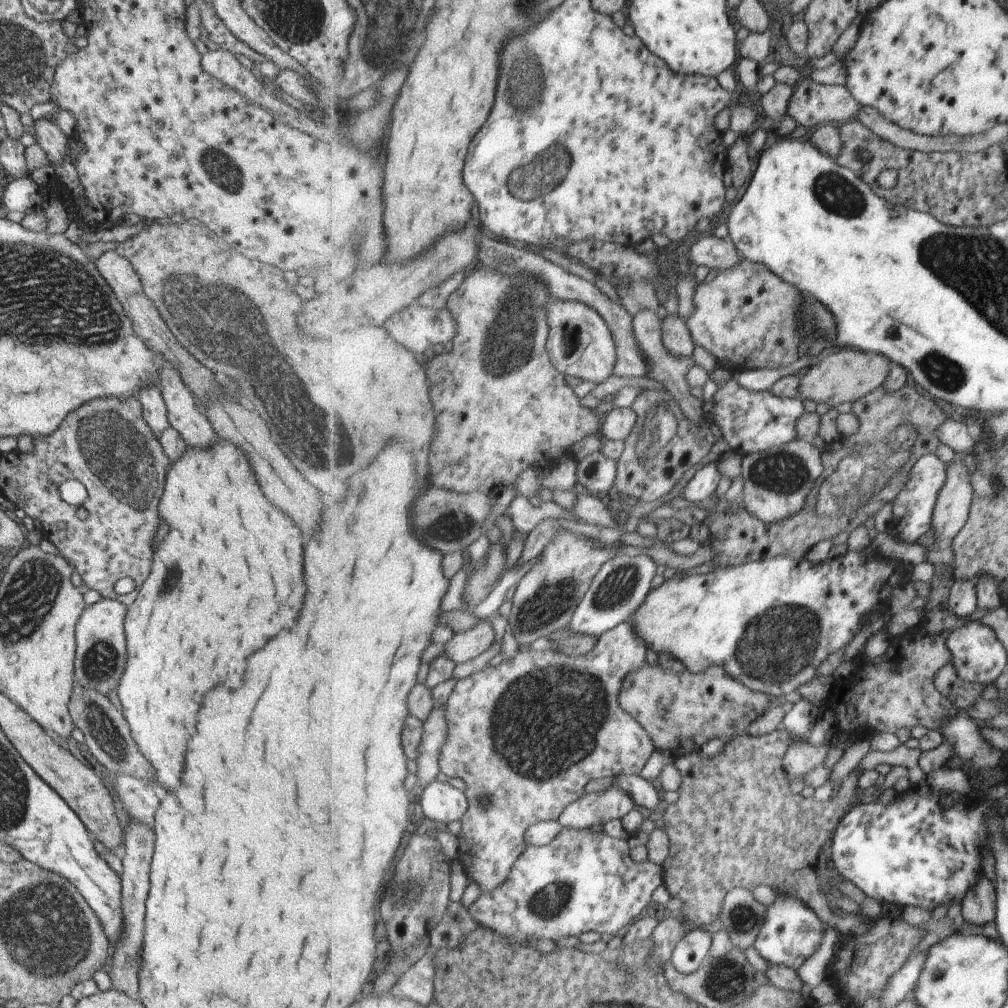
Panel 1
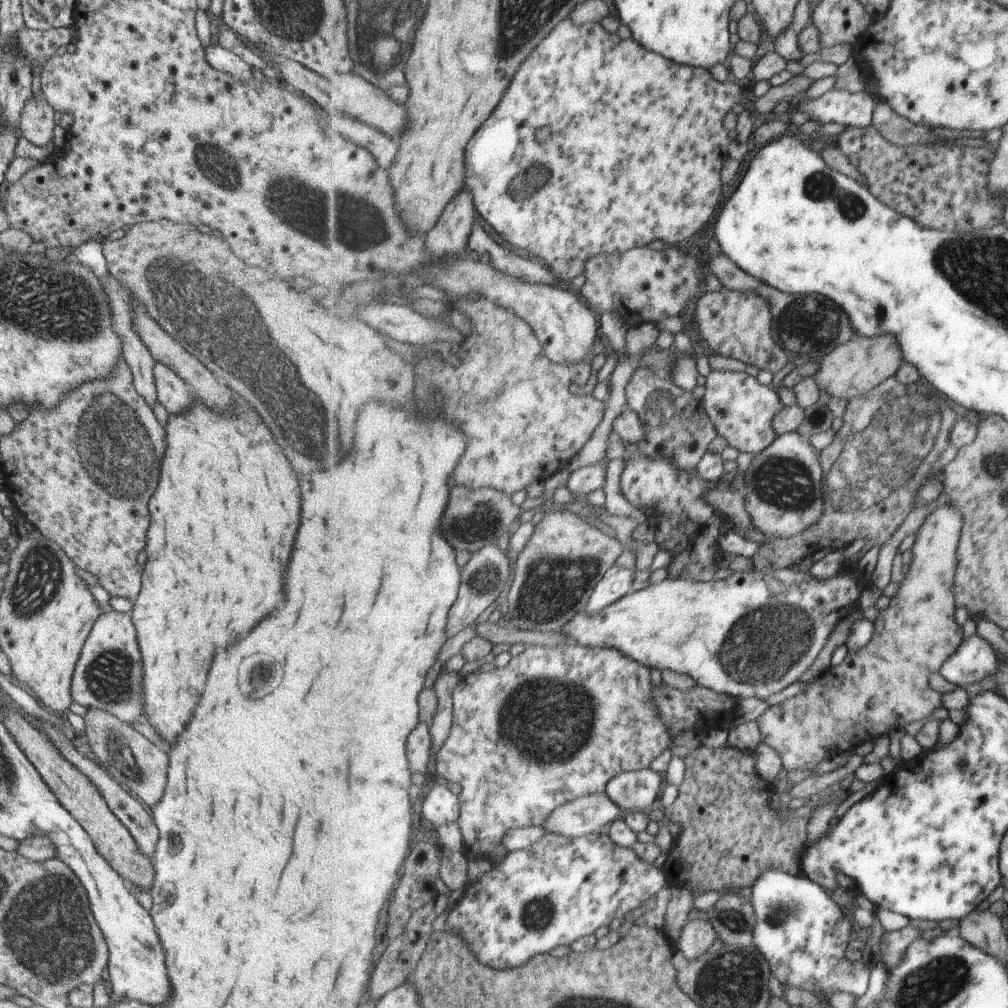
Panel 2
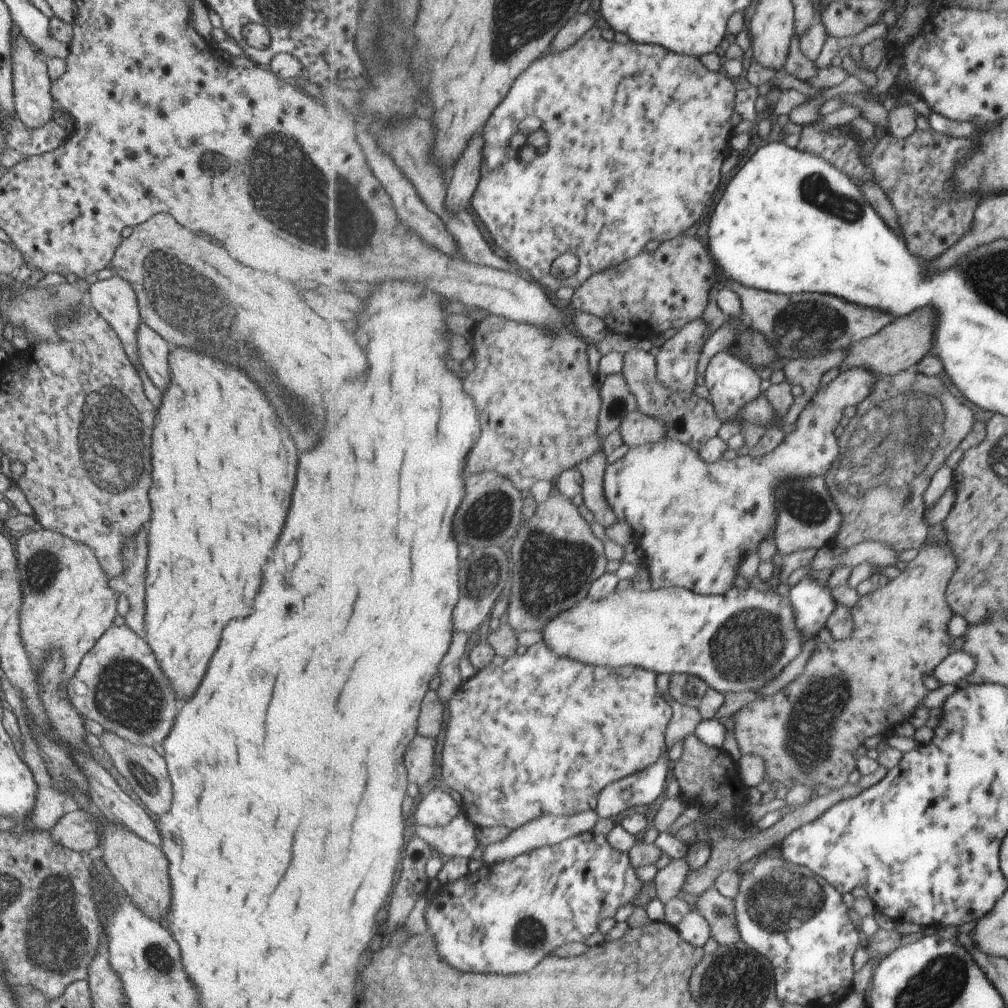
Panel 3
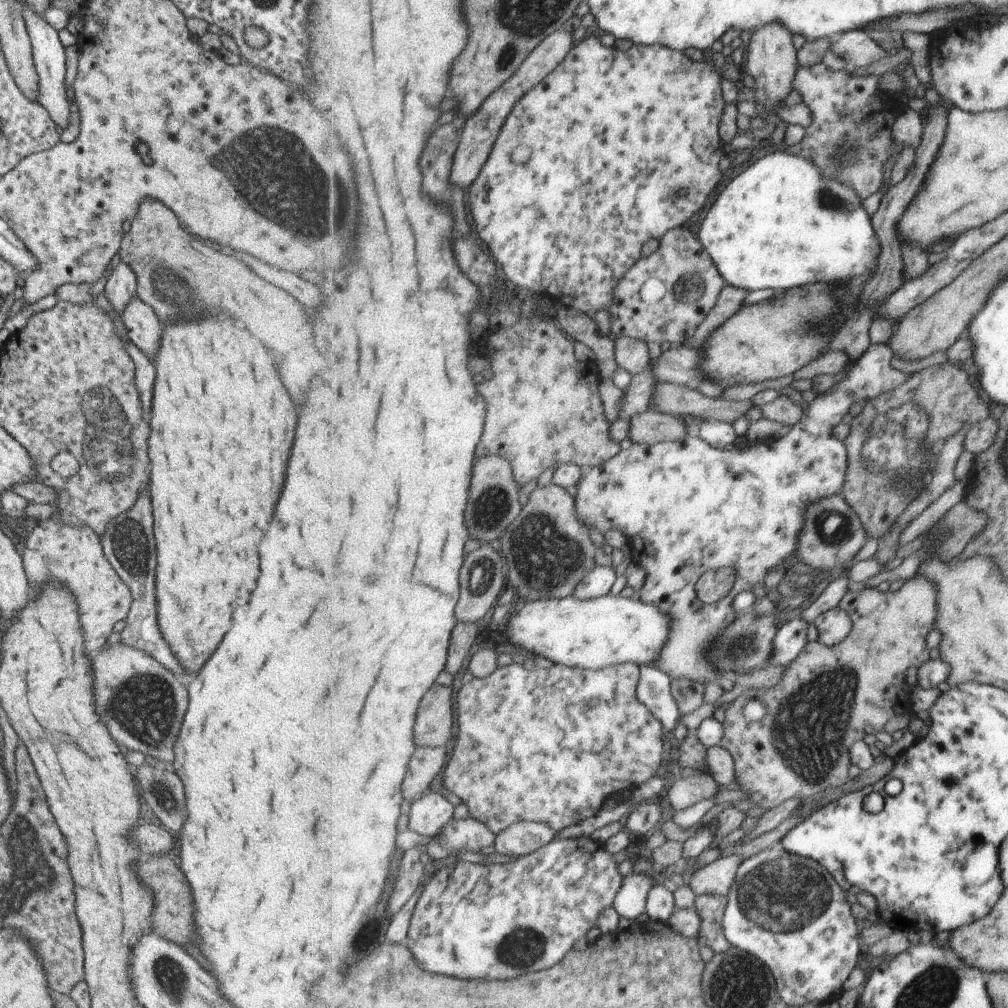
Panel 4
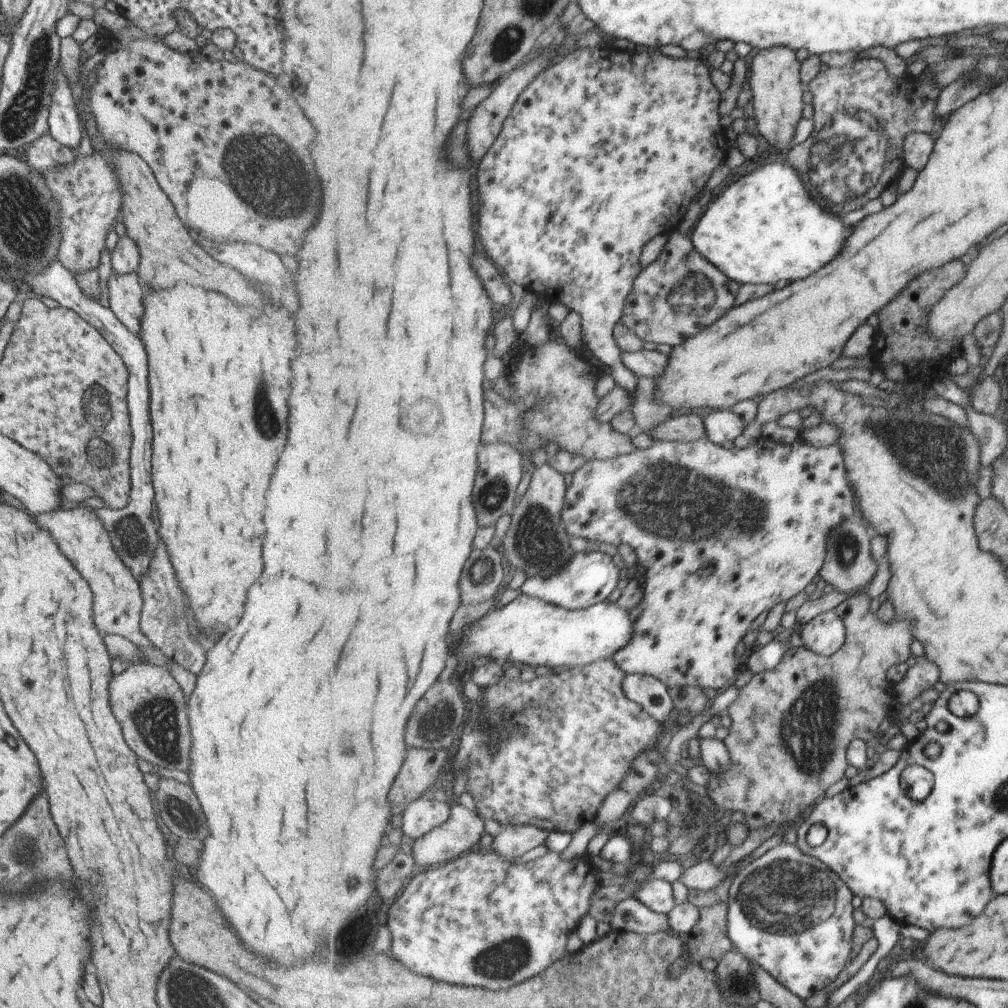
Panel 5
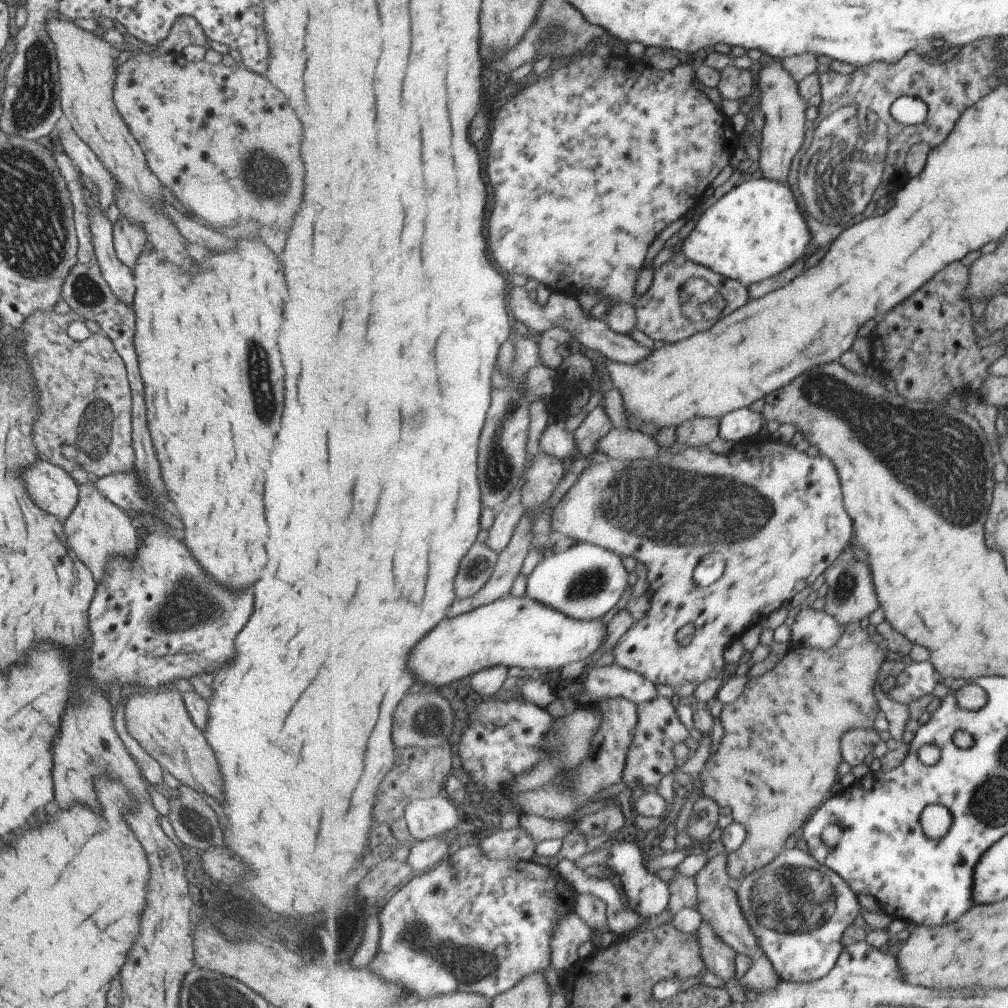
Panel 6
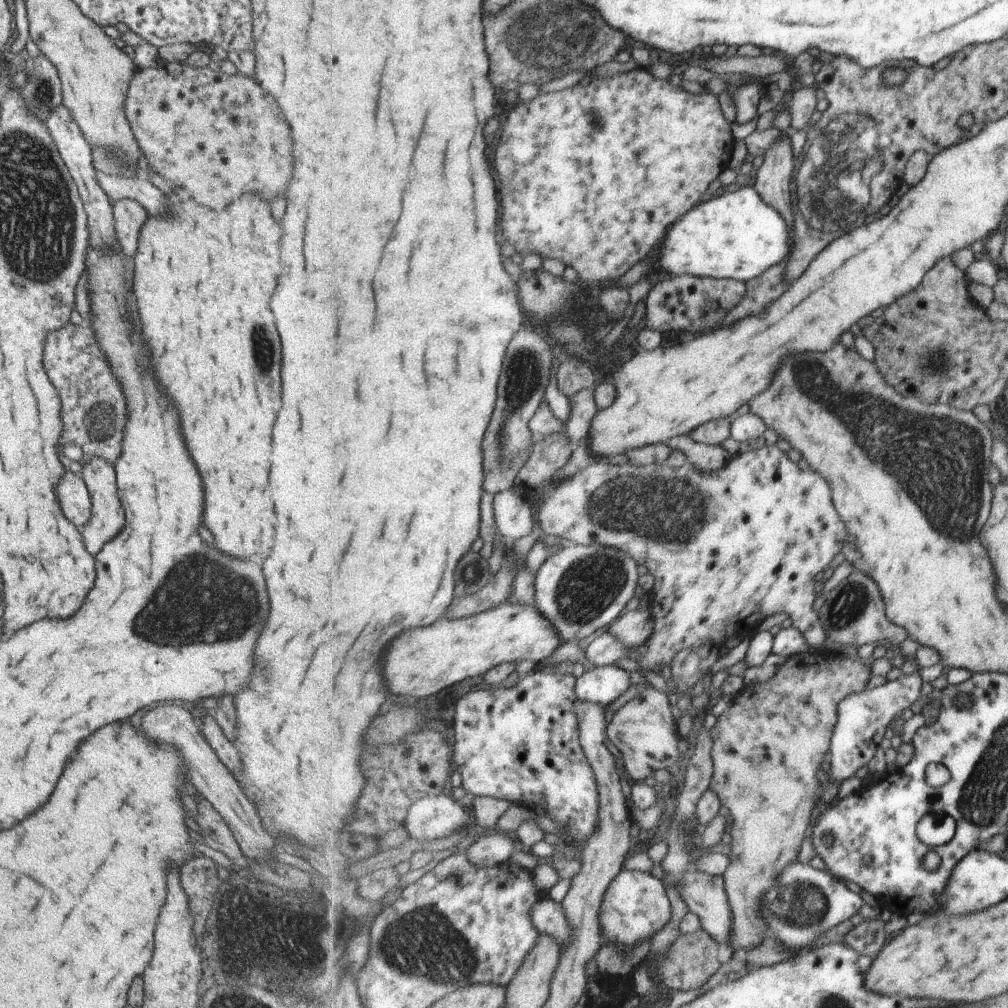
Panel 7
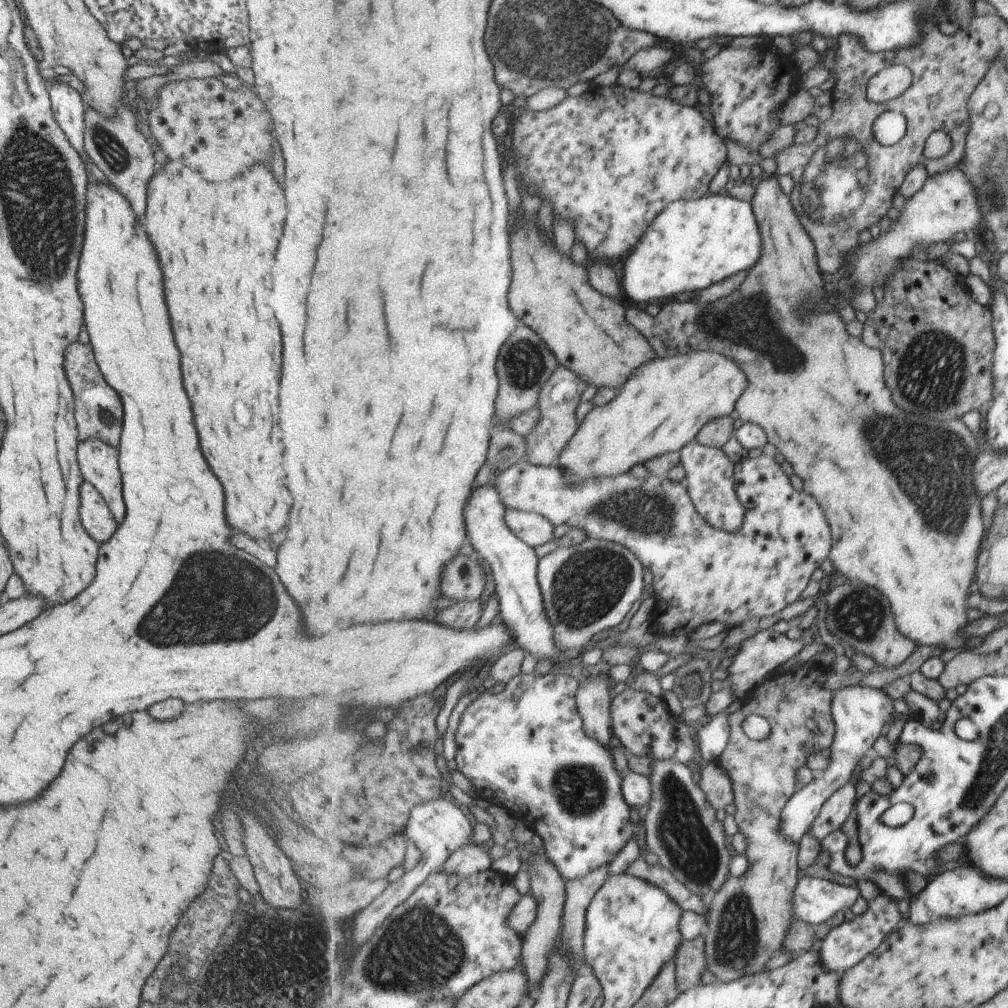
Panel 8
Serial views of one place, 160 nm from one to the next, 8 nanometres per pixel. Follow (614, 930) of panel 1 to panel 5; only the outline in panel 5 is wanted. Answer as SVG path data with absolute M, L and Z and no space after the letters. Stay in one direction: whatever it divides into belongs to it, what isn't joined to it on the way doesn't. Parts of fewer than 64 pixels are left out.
M481 847L466 852L456 859L443 865L420 869L419 872L406 884L405 890L395 899L395 902L386 907L384 914L387 916L387 926L391 929L393 942L389 959L393 962L399 961L402 965L412 970L418 975L431 976L437 982L449 983L450 985L464 985L465 987L481 986L490 991L506 991L513 988L538 974L545 972L549 966L553 966L557 960L561 960L567 954L567 942L569 936L576 932L581 918L588 914L592 896L601 886L597 884L595 871L588 864L586 853L582 856L576 856L571 861L561 860L559 854L553 851L547 852L545 856L529 861L524 864L515 864L508 862L504 856L495 853L490 849Z

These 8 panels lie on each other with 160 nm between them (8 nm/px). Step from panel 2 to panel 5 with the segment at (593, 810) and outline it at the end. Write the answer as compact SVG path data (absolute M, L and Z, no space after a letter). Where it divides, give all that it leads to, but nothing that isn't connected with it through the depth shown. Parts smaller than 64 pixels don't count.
M507 825L493 836L491 850L508 860L525 856L529 850L545 845L550 831L535 825Z

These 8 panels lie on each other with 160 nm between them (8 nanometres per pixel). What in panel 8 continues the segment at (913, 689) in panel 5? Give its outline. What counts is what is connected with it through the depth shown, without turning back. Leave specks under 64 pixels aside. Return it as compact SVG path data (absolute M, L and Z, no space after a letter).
M867 686L843 687L834 692L832 713L836 722L836 737L832 744L832 761L824 771L820 772L819 777L805 788L797 790L787 802L780 820L783 823L780 833L785 839L799 843L808 834L823 805L851 780L853 770L861 762L861 758L872 754L873 744L879 738L885 722L895 716L891 700L885 692Z

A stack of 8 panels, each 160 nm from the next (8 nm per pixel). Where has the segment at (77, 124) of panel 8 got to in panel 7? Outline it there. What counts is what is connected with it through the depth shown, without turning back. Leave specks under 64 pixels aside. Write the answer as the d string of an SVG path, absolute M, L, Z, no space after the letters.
M59 104L51 109L44 120L44 125L49 131L50 137L54 140L56 149L63 159L65 166L70 172L71 178L76 184L78 195L82 200L82 205L86 214L86 227L88 230L88 243L91 247L104 247L105 245L114 245L117 243L114 236L114 220L112 218L111 204L108 202L108 196L103 192L96 180L96 172L92 167L92 158L90 155L90 146L84 139L81 129L77 123L70 117L68 108Z

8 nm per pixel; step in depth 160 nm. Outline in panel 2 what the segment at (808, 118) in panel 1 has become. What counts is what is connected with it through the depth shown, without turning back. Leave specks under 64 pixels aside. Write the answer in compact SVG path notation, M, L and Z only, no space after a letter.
M834 87L816 99L801 100L797 108L799 111L809 114L813 121L835 122L847 127L867 128L872 125L876 105L875 96L871 92L867 92L867 90L861 88L857 92L850 92Z

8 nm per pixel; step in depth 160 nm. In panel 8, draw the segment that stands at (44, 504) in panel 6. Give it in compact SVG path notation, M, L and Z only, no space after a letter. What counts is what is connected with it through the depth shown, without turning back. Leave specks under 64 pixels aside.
M83 481L79 485L78 495L80 498L79 518L81 518L83 530L96 543L102 544L111 538L118 524L108 509L107 503L92 484Z

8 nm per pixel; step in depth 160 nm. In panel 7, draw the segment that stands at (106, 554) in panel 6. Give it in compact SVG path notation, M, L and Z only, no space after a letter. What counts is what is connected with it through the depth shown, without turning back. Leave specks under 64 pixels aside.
M91 457L83 465L79 475L86 484L90 502L92 504L89 522L87 523L87 526L83 528L81 536L83 536L85 548L87 548L94 557L105 542L109 542L115 534L118 534L118 532L122 530L124 520L123 511L116 492L114 466L109 461L106 461L101 457Z

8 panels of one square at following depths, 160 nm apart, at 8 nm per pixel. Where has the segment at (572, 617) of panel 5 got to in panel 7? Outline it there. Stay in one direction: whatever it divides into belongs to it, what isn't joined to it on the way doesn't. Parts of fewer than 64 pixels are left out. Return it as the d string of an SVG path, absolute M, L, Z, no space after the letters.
M510 600L496 608L466 618L441 618L433 626L403 632L387 648L383 676L389 692L411 699L428 697L473 676L486 675L492 668L509 662L532 661L537 666L563 642L555 624L536 606Z

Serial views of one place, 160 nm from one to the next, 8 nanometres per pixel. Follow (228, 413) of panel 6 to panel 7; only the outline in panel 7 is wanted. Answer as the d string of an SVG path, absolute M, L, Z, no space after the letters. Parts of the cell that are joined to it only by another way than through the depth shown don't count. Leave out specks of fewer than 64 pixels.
M171 186L171 193L165 195L168 211L166 217L149 217L141 225L137 246L132 256L134 275L132 278L132 296L135 304L136 316L142 337L146 347L151 350L151 368L155 376L159 376L159 384L163 384L163 390L169 394L171 402L179 408L179 420L183 428L183 438L189 450L189 456L193 458L199 474L203 476L205 486L205 508L203 508L203 524L215 538L215 546L229 556L235 558L255 558L255 556L267 556L269 548L273 546L273 504L269 494L269 454L271 454L271 428L275 420L275 412L279 408L279 338L273 326L273 316L269 312L269 294L273 294L275 288L275 276L279 274L279 224L271 218L269 202L257 196L255 192L241 194L233 198L221 212L205 210L190 195L187 189Z

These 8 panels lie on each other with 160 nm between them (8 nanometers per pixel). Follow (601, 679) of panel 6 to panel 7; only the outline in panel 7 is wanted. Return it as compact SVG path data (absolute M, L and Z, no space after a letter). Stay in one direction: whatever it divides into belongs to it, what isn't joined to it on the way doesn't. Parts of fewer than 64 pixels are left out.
M614 665L587 670L578 678L575 694L578 700L607 706L633 685L629 673Z

